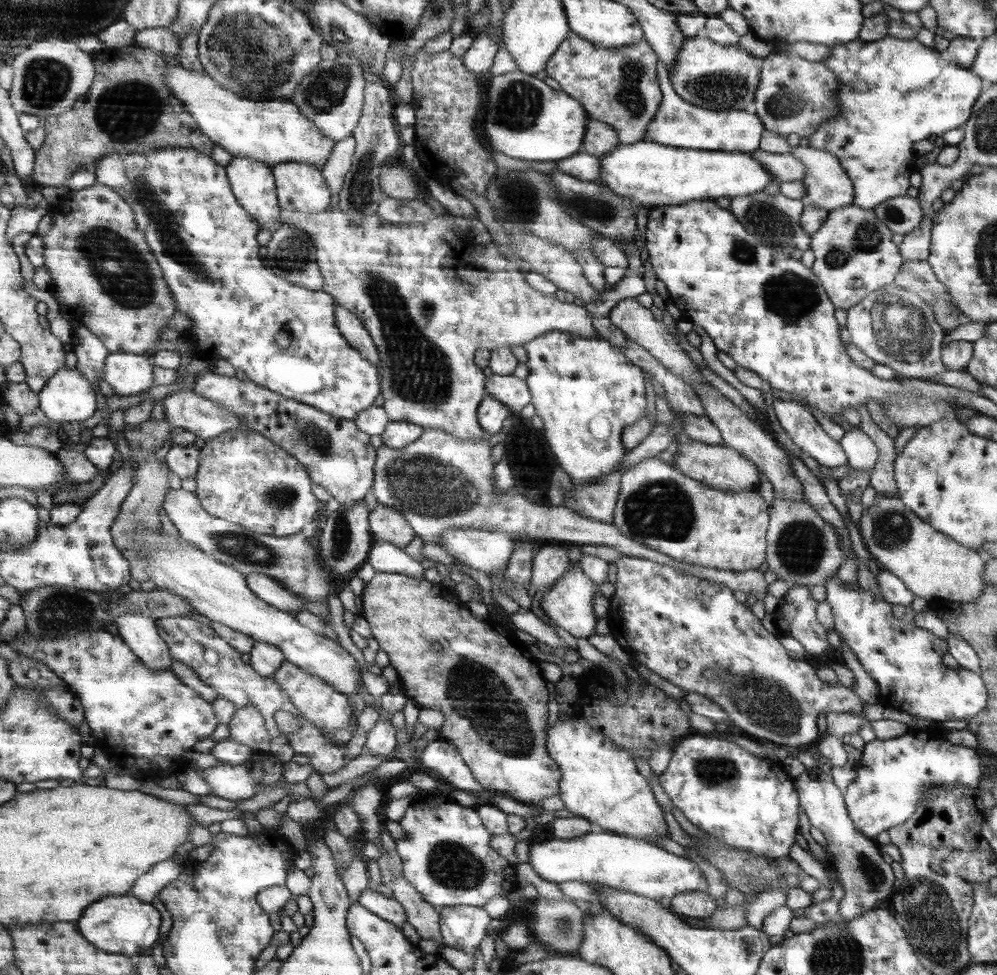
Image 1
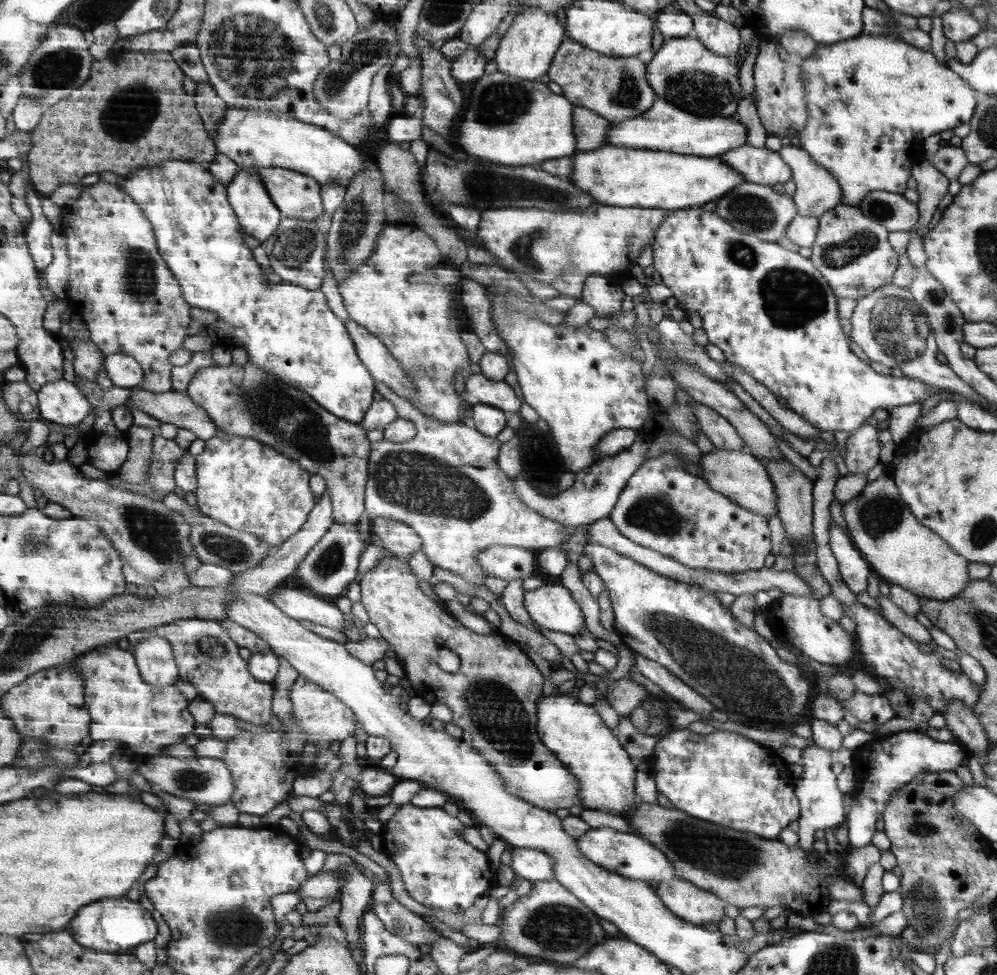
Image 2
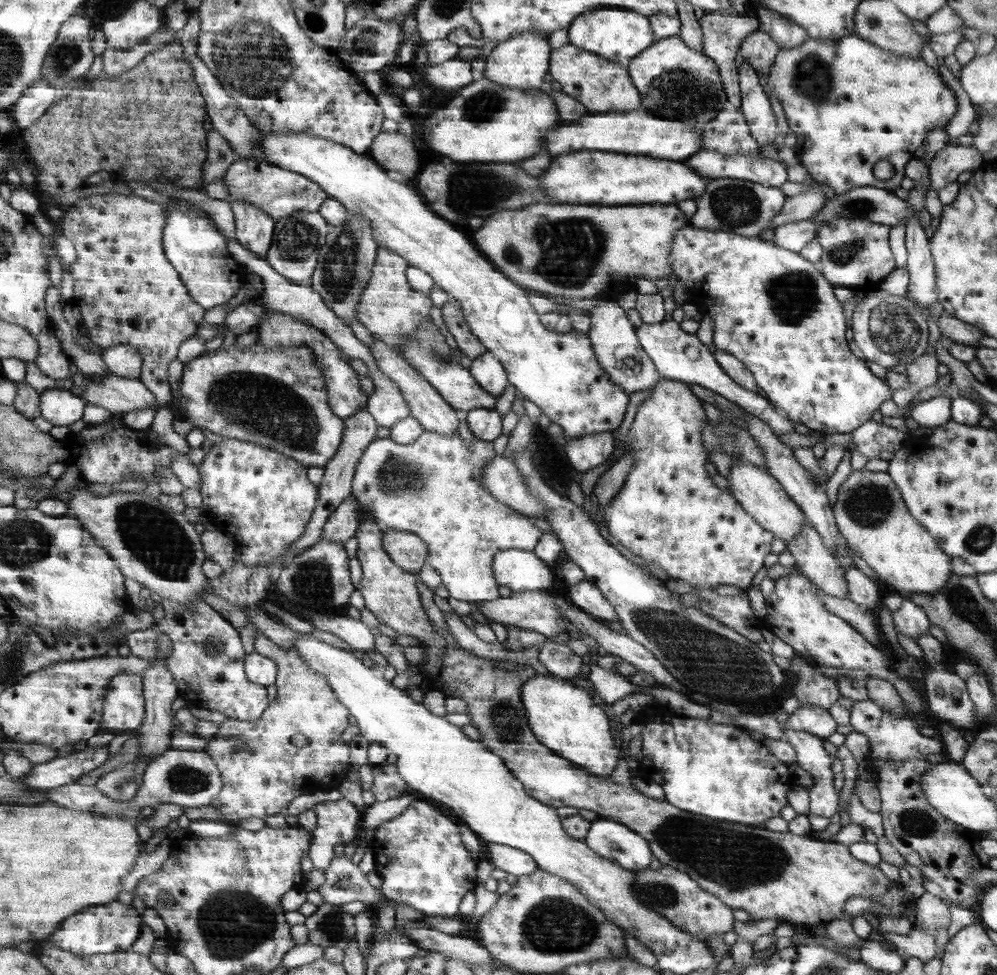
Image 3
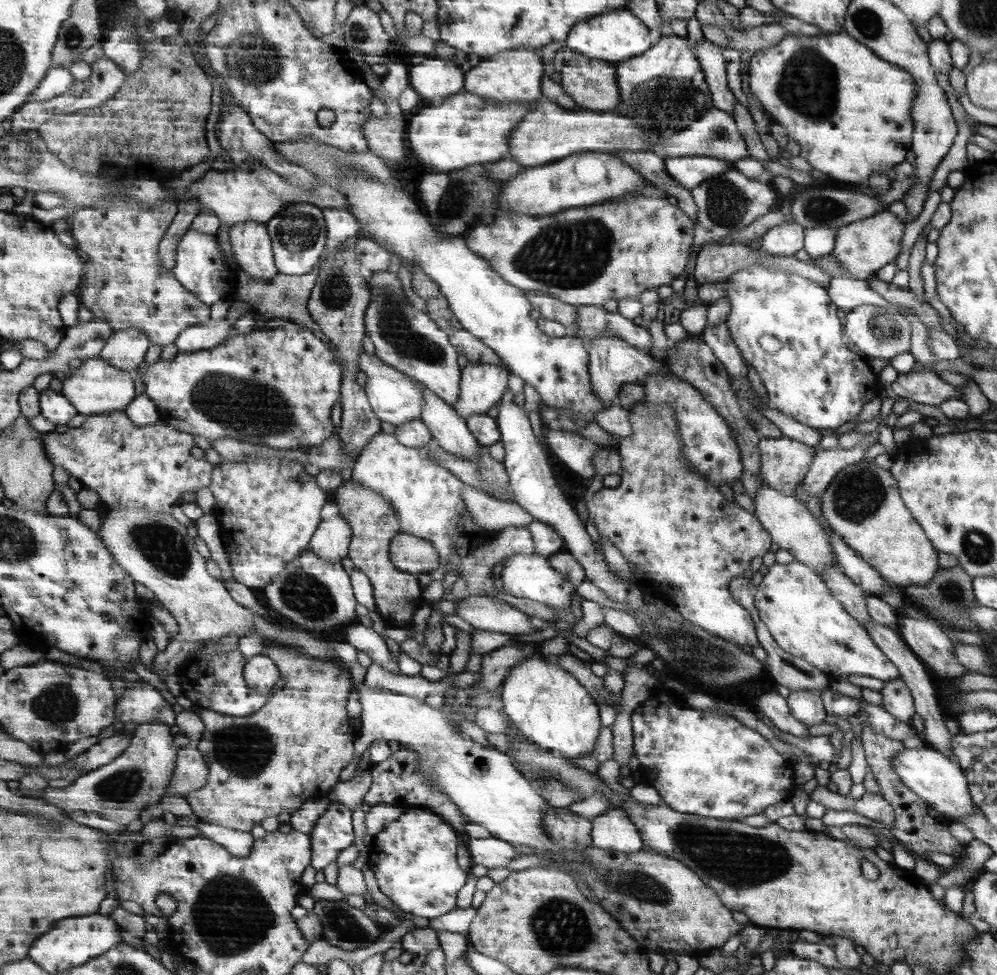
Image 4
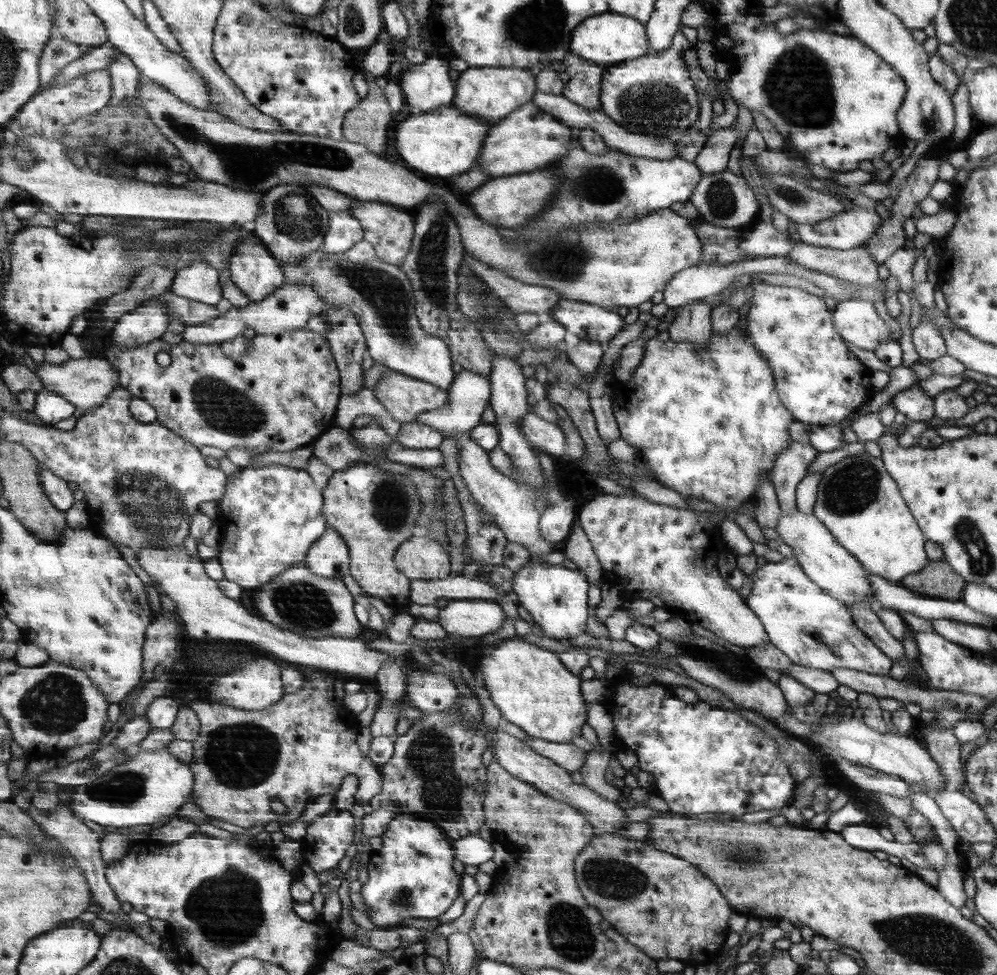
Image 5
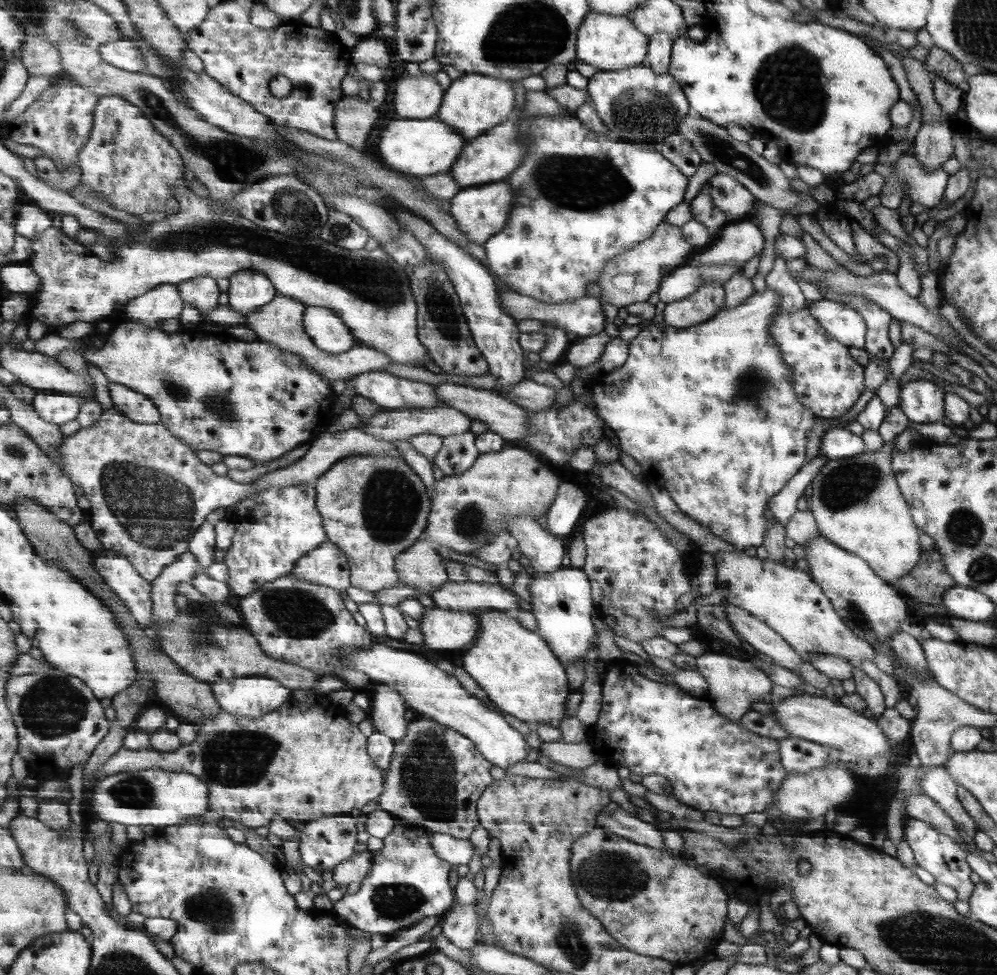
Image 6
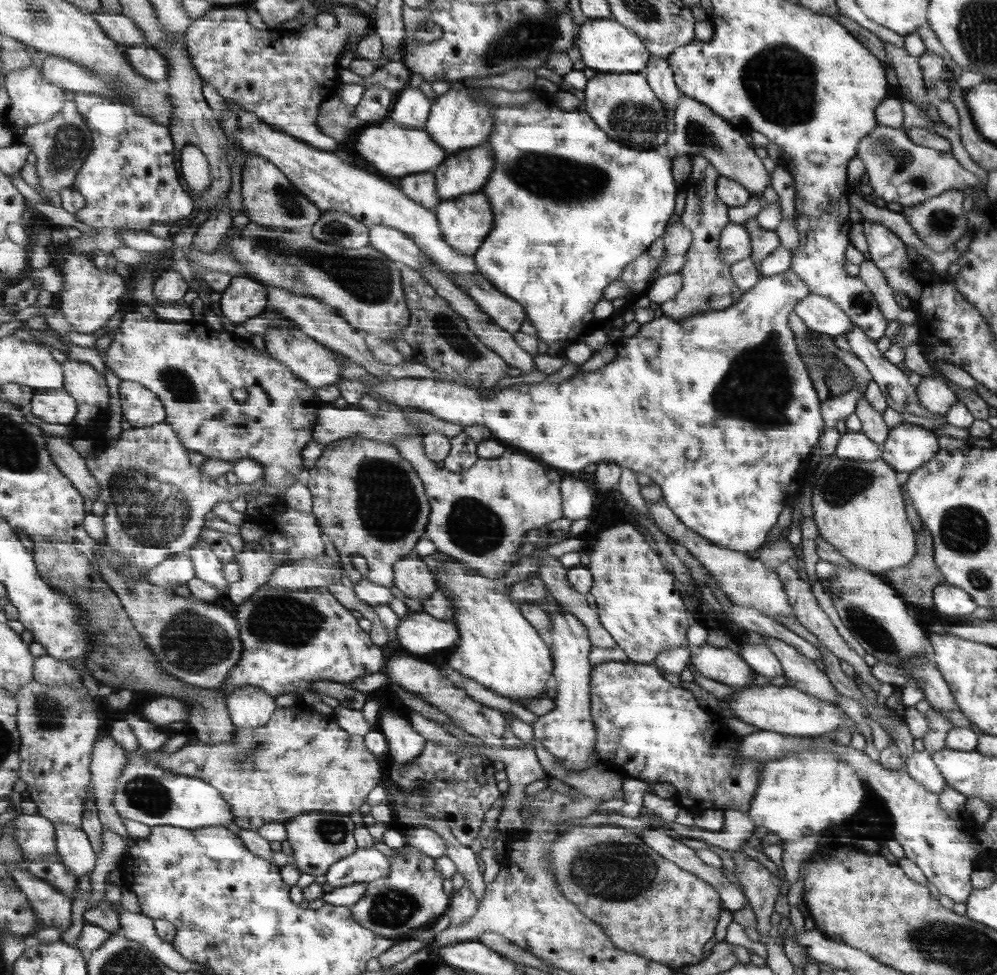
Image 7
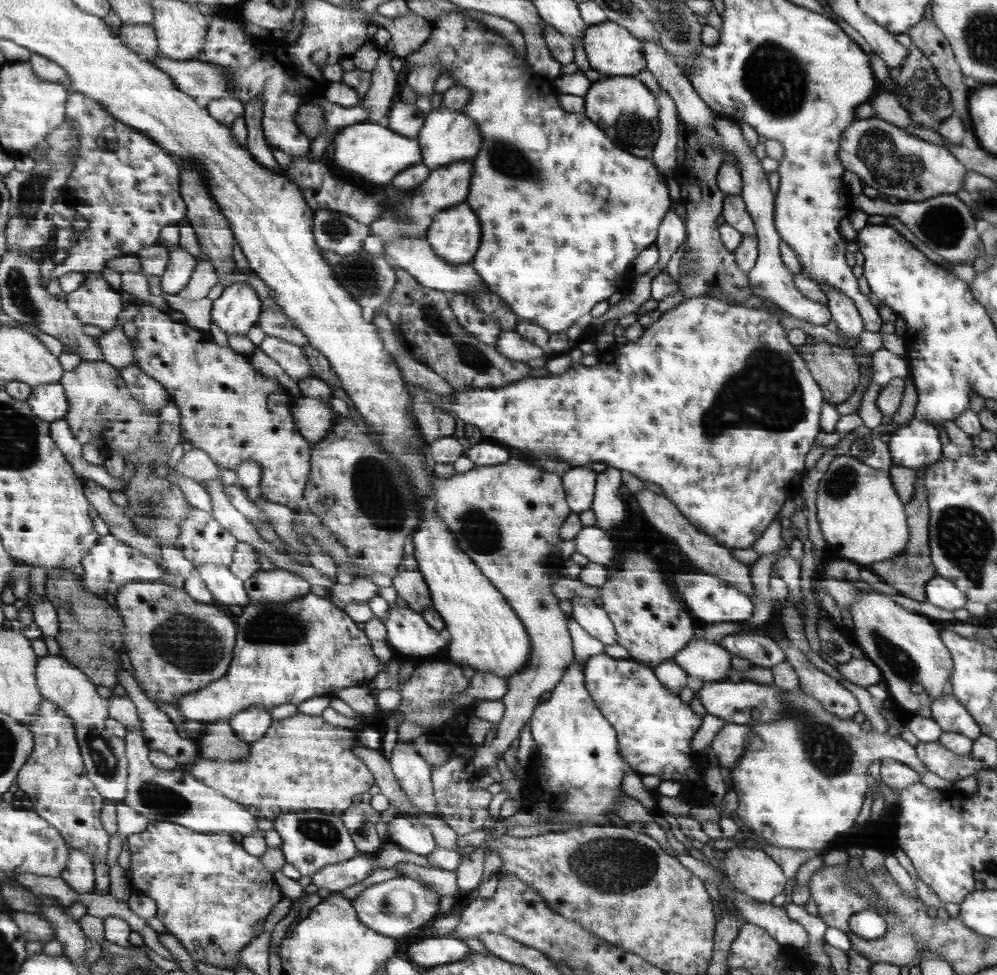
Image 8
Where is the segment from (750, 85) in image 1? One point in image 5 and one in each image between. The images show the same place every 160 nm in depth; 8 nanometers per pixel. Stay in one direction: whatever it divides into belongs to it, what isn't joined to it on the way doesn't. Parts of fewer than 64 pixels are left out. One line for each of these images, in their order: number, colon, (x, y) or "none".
2: (682, 71)
3: (674, 81)
4: (663, 91)
5: (653, 95)

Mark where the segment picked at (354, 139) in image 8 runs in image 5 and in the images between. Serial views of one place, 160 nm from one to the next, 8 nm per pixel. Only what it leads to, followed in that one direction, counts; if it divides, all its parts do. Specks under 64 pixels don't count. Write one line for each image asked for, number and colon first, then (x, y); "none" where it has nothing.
5: (441, 142)
6: (415, 148)
7: (395, 151)

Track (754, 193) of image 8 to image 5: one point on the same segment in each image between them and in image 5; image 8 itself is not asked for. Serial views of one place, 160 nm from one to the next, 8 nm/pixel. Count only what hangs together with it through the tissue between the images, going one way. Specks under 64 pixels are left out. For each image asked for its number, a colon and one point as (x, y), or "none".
5: (856, 322)
6: (843, 324)
7: (818, 314)

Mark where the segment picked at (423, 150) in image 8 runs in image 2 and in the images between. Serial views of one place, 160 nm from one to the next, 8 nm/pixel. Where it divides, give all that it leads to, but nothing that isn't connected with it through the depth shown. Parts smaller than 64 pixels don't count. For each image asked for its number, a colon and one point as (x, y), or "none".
2: (526, 49)
3: (520, 62)
4: (515, 75)
5: (488, 94)
6: (473, 103)
7: (458, 119)

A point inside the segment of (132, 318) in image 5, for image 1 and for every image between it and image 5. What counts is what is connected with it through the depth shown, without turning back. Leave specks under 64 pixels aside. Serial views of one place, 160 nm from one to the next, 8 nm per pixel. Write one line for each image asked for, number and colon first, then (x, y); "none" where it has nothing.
1: (129, 374)
2: (123, 370)
3: (127, 361)
4: (126, 350)

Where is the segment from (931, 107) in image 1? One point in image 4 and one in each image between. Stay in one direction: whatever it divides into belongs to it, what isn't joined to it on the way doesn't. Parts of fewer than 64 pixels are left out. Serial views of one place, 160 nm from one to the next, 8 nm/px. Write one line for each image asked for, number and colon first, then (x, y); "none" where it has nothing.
2: (870, 100)
3: (849, 104)
4: (850, 112)

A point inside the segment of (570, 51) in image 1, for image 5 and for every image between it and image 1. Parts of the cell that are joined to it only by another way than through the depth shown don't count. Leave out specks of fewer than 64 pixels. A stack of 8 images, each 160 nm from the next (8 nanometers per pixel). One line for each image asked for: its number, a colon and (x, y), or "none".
2: (615, 88)
3: (602, 86)
4: (590, 84)
5: (583, 89)

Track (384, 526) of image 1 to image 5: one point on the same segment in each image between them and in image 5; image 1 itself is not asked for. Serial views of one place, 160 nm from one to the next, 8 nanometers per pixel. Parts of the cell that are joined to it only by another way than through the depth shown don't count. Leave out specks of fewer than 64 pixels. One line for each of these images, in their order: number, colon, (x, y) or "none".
2: (396, 537)
3: (408, 551)
4: (411, 554)
5: (419, 558)

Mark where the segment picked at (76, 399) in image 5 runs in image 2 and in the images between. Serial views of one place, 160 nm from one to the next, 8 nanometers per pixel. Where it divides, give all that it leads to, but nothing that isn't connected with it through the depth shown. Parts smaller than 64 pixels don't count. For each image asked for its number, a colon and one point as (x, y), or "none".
2: (177, 408)
3: (116, 394)
4: (96, 387)

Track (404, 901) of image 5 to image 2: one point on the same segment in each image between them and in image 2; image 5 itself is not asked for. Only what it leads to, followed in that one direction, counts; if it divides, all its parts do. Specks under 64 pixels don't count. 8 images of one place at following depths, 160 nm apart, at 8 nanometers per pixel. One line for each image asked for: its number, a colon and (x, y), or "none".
2: (438, 870)
3: (419, 858)
4: (413, 858)

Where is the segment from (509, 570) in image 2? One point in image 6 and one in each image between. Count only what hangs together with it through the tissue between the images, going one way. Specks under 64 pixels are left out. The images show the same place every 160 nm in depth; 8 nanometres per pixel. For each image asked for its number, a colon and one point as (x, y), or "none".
3: (521, 571)
4: (530, 576)
5: (556, 597)
6: (559, 600)

